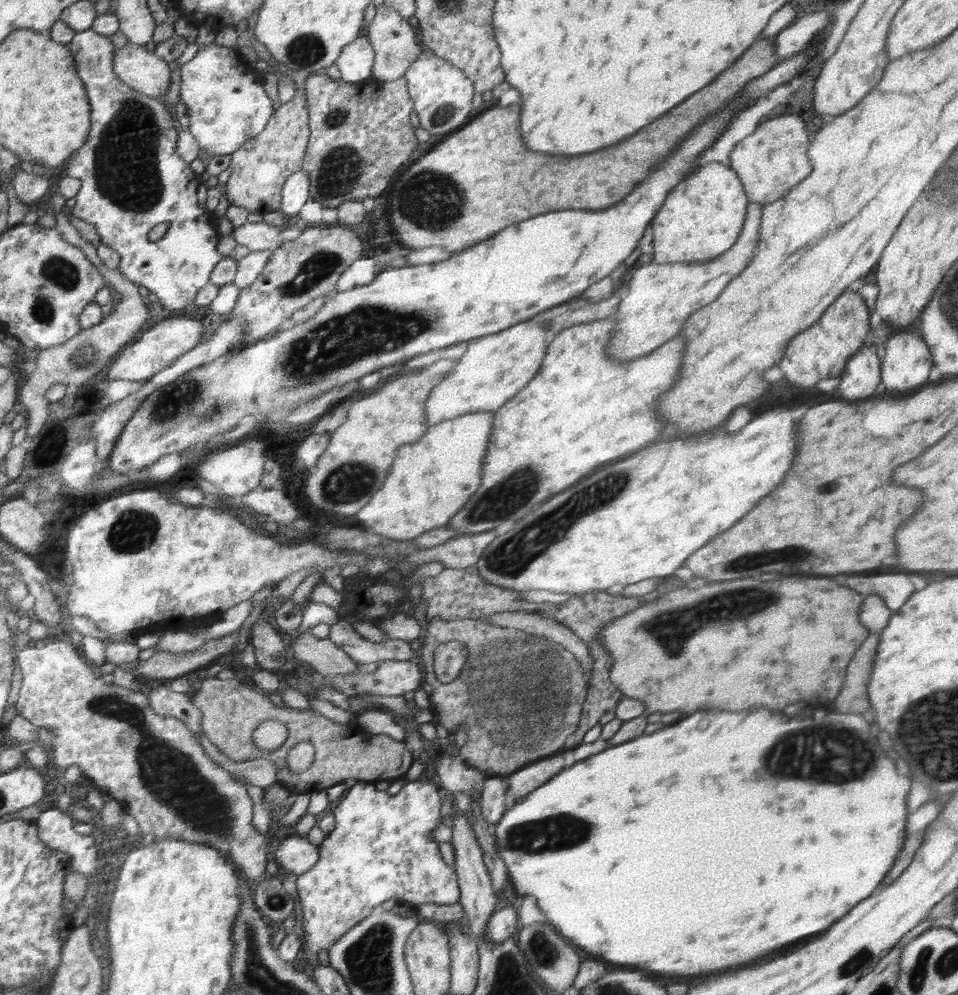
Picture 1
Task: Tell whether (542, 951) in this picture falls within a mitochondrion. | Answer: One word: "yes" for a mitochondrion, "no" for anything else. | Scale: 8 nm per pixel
yes

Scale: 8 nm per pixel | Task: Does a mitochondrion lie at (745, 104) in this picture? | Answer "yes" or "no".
no

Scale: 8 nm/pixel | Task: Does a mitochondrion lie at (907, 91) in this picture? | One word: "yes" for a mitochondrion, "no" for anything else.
no

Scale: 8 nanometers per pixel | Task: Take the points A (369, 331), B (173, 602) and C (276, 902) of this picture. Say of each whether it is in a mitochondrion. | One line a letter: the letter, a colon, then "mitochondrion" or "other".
A: mitochondrion
B: other
C: mitochondrion

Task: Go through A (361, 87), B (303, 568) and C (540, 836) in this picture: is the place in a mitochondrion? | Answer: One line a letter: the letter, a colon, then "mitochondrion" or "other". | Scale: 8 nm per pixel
A: other
B: other
C: mitochondrion

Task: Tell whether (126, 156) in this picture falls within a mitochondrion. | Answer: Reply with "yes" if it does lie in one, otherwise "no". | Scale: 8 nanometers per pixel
yes

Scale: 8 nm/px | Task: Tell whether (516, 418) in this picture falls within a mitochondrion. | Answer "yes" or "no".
no

